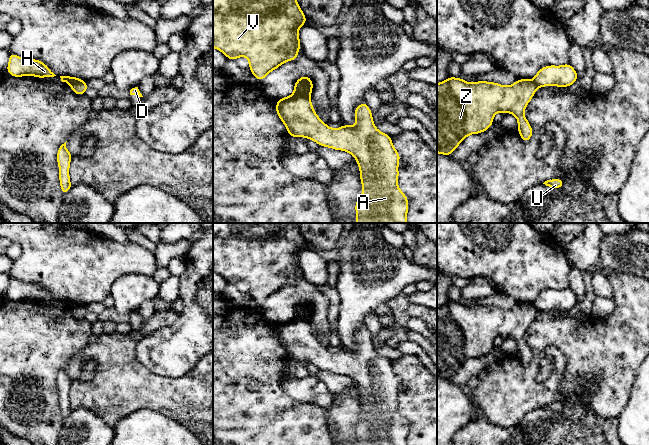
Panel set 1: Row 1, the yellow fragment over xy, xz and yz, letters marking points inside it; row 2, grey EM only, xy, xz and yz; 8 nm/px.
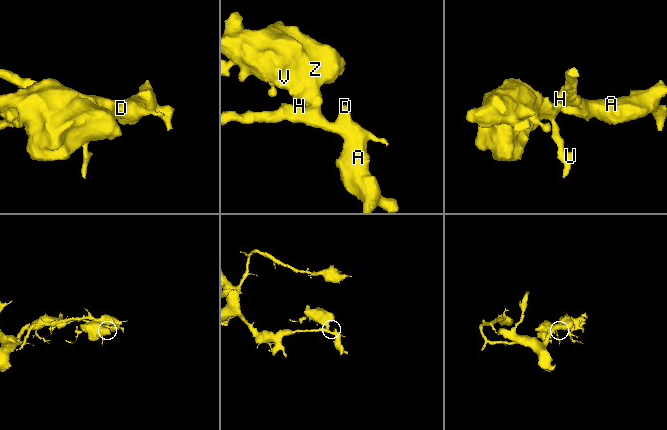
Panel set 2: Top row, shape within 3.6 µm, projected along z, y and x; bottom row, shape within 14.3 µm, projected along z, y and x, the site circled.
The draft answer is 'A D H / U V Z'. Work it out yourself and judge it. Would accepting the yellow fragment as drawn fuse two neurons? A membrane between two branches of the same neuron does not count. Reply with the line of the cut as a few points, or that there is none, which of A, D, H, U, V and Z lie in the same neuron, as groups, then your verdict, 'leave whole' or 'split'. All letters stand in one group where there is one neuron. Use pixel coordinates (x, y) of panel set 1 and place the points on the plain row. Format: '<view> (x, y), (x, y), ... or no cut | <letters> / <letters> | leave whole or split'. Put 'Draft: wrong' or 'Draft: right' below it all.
xz (293, 318), (309, 322) | A D H / U V Z | split
Draft: right

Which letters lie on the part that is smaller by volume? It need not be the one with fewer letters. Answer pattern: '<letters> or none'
U, V, Z

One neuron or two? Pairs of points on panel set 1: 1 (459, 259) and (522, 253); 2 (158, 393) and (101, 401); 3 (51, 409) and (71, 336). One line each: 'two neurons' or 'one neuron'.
1: one neuron
2: one neuron
3: one neuron

